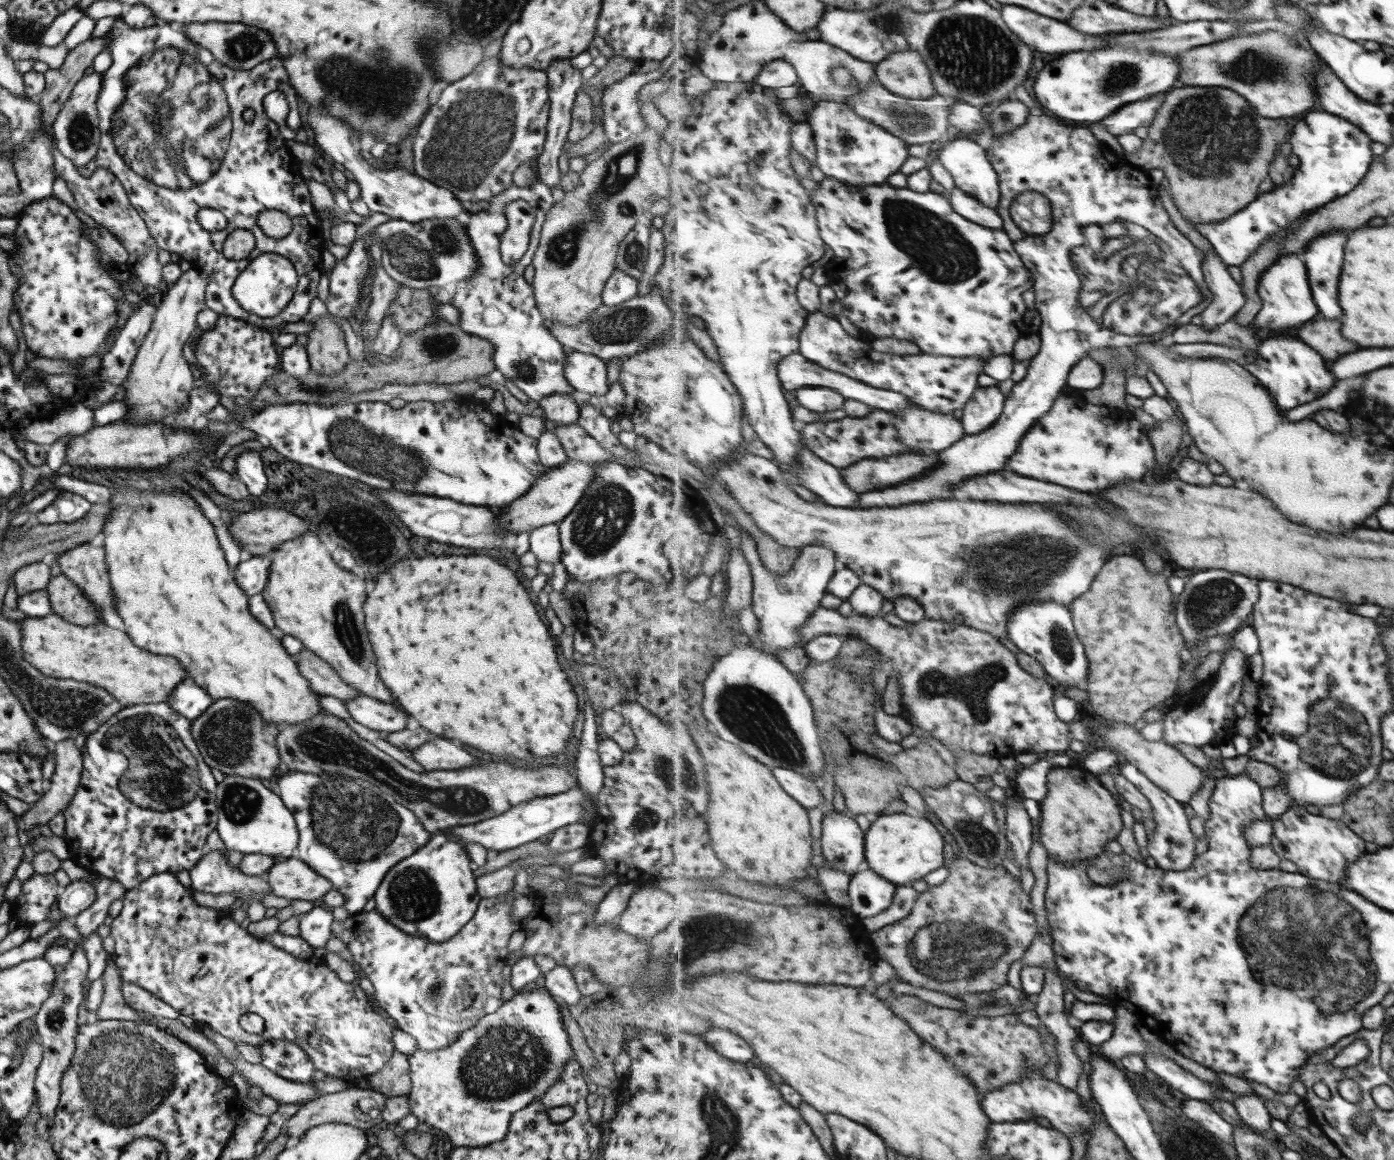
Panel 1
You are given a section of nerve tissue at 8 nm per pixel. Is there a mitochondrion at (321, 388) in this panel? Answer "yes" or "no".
yes

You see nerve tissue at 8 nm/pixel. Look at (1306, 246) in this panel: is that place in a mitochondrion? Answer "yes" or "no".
no

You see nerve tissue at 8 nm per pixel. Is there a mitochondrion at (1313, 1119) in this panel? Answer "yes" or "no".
no

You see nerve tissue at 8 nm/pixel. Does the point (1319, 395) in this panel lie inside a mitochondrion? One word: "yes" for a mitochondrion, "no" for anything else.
no

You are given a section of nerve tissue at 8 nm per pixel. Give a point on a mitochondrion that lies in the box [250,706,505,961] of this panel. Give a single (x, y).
(356, 826)

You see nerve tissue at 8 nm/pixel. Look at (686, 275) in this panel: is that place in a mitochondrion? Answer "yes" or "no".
no

